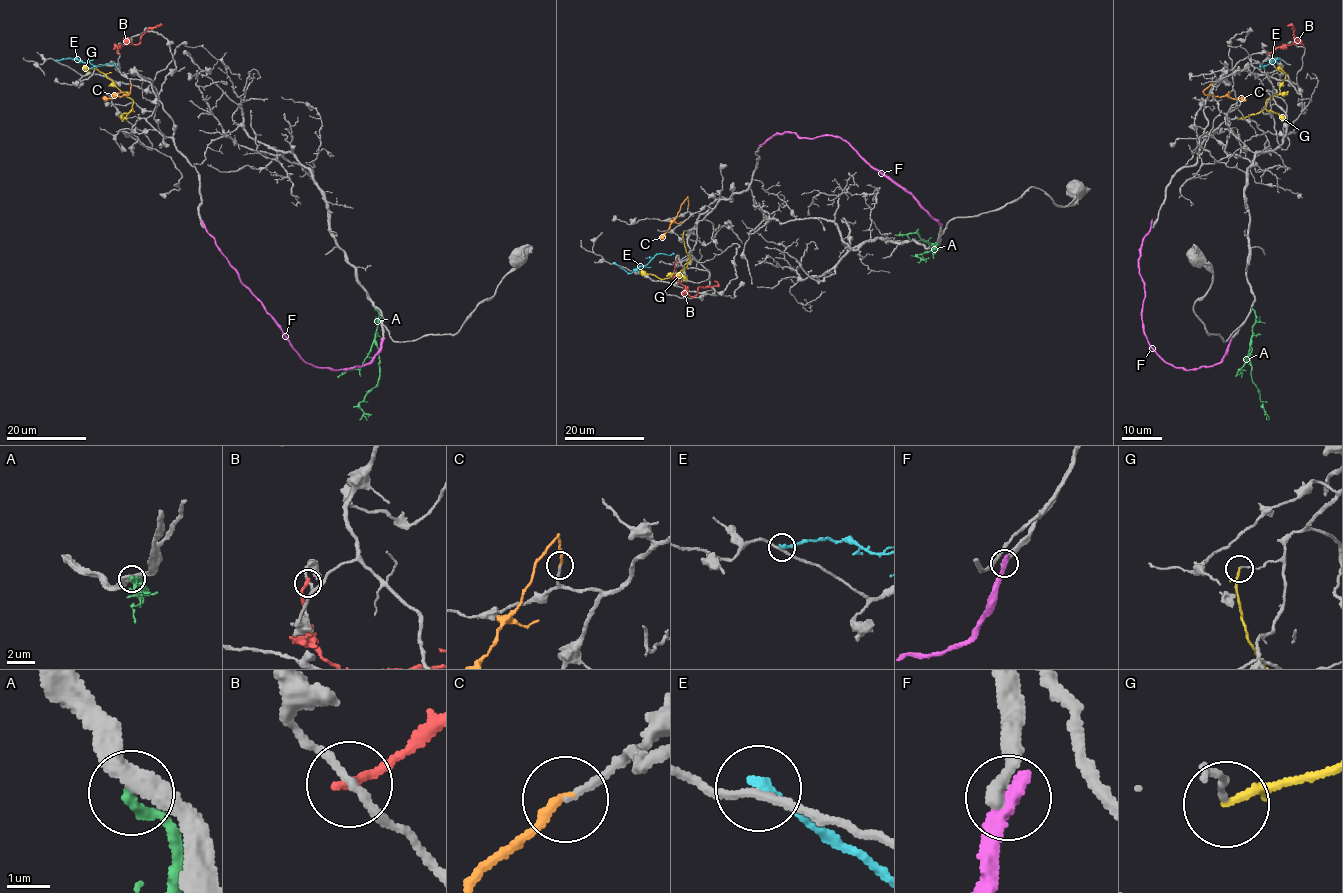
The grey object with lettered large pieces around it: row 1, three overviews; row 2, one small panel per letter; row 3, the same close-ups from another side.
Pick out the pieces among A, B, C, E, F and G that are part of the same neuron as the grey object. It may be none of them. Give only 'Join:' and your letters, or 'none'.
Join: C

